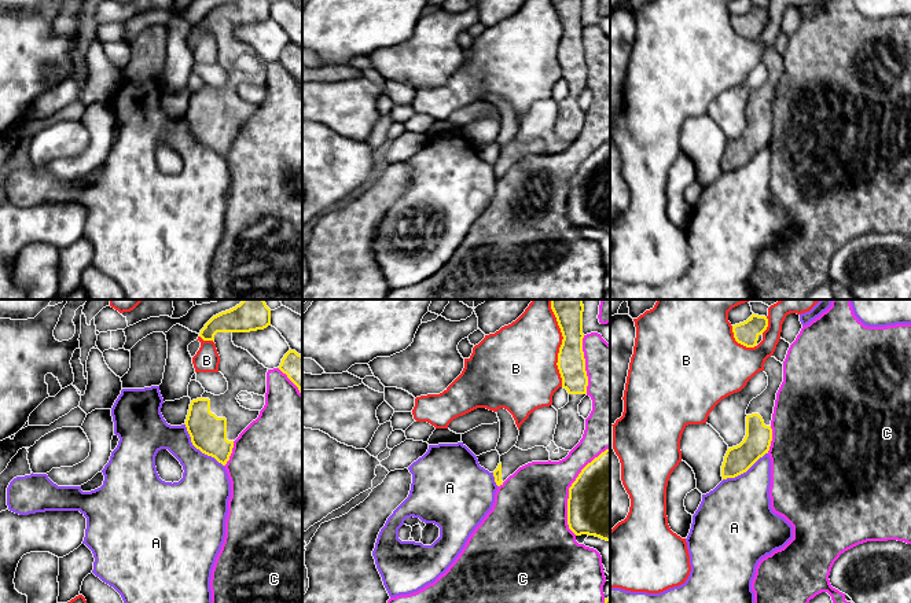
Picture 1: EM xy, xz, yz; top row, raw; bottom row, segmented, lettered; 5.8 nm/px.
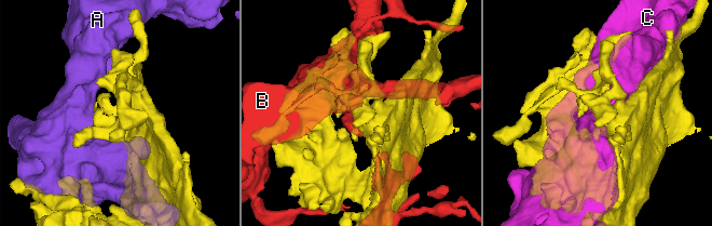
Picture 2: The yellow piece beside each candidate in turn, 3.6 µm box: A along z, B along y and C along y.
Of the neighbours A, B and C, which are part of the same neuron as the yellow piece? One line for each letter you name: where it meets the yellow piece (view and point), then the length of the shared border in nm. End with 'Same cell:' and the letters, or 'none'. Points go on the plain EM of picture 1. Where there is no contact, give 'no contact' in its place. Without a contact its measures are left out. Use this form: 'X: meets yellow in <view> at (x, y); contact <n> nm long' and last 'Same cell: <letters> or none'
Same cell: none

